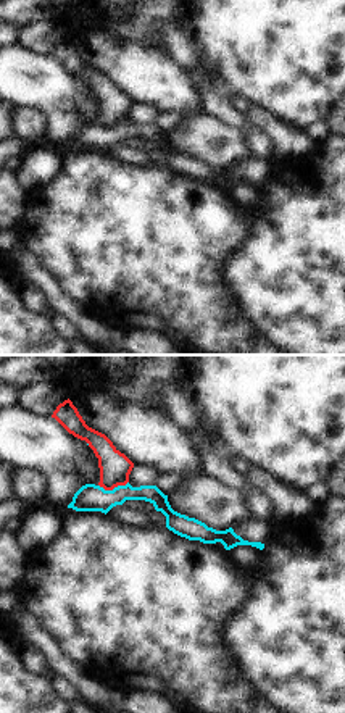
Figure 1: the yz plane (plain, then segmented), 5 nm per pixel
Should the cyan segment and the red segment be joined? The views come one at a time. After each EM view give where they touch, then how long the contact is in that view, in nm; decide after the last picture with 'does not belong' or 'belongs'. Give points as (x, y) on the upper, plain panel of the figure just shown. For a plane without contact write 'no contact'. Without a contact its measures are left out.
(115, 126) | 150 nm

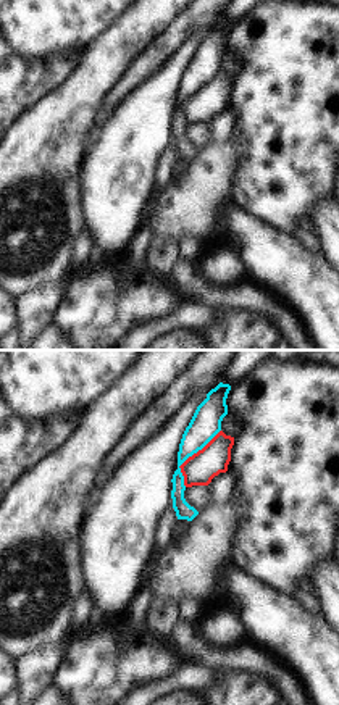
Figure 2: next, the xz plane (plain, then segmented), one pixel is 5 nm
(189, 94) | 340 nm

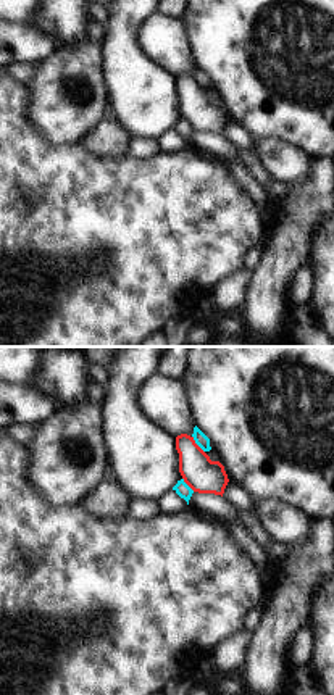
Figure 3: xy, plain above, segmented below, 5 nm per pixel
(196, 81) | 110 nm

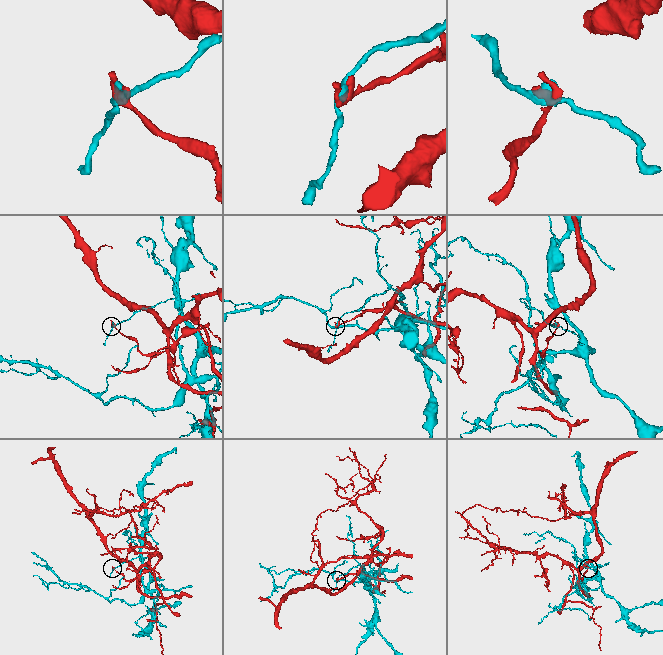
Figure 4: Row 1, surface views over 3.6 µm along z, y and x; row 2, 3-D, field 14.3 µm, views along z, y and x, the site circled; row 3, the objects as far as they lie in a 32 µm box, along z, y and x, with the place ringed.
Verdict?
does not belong

